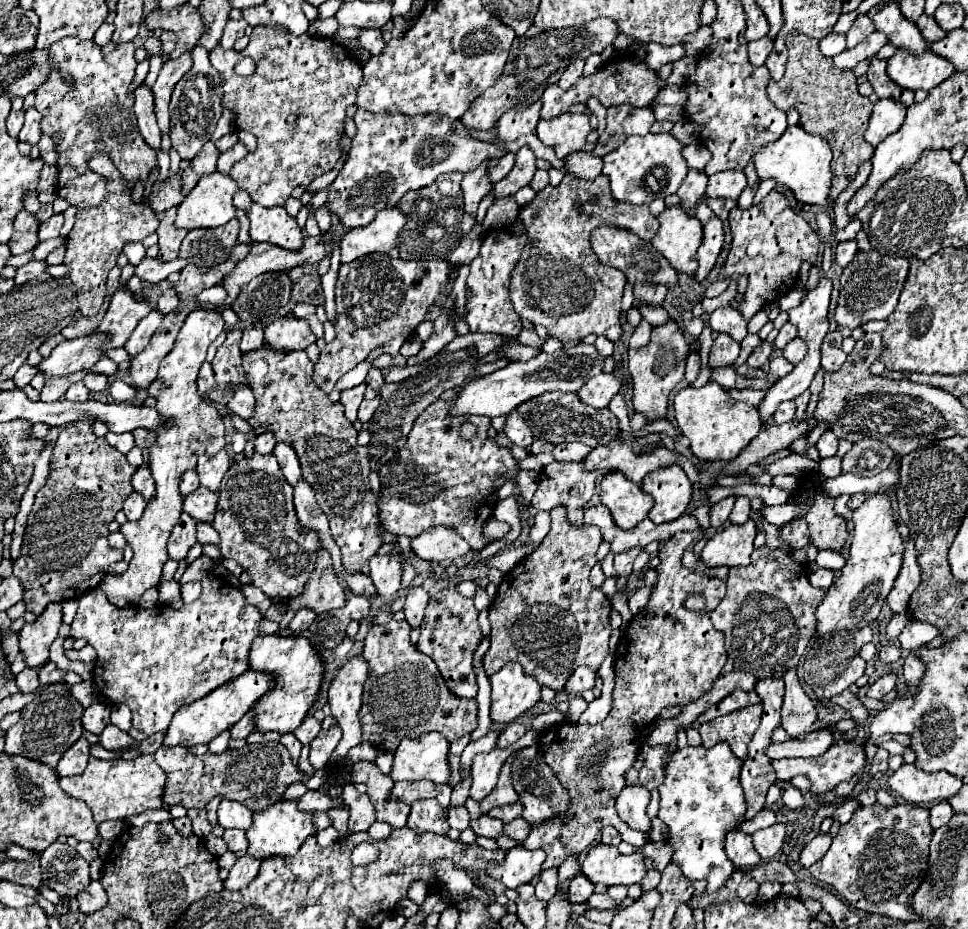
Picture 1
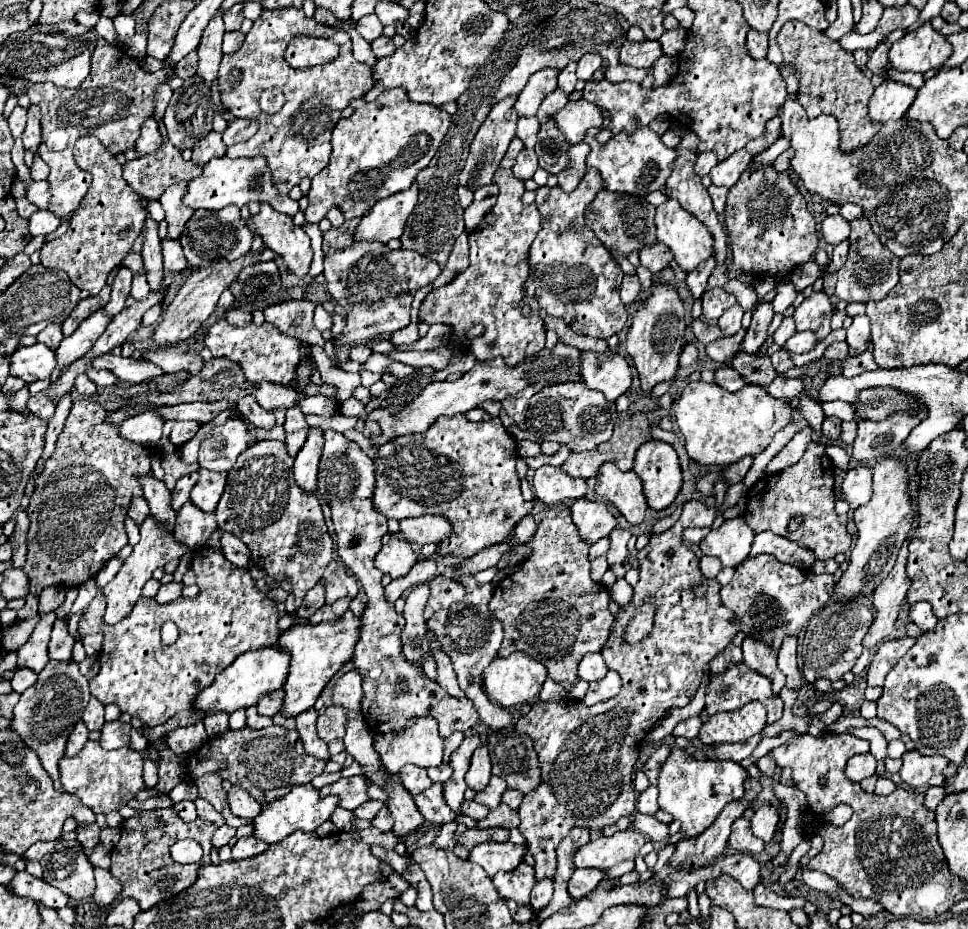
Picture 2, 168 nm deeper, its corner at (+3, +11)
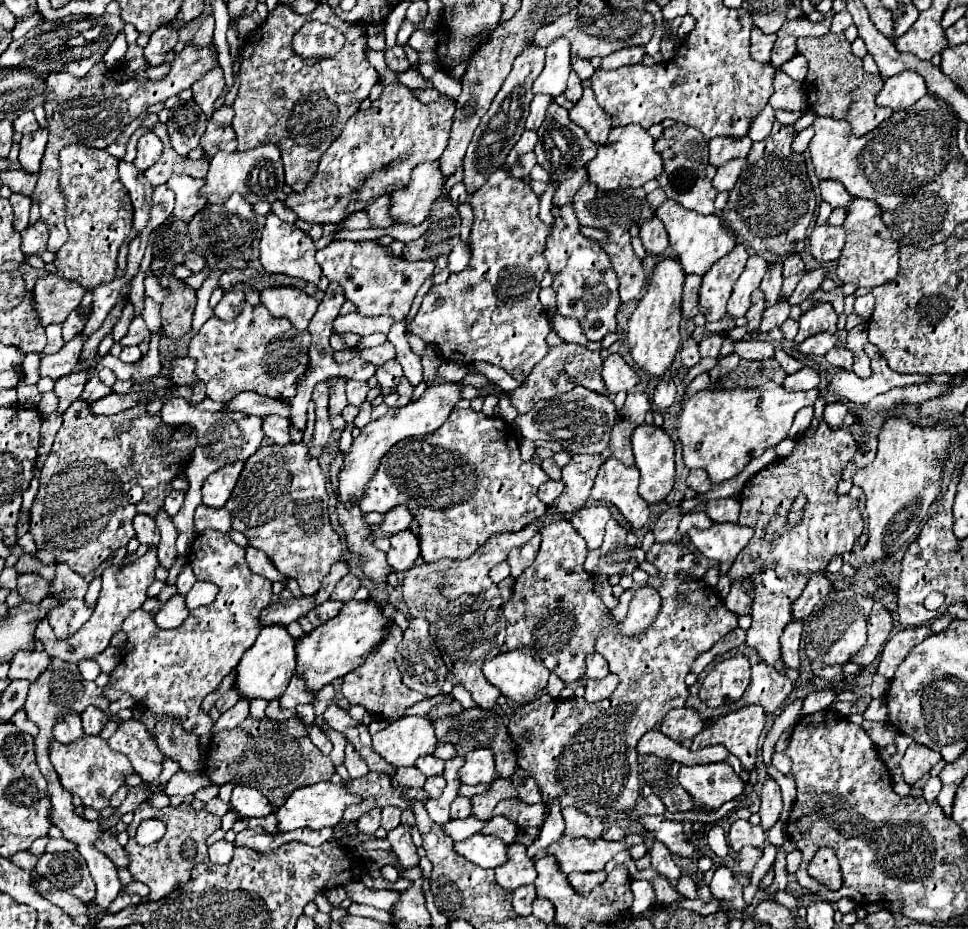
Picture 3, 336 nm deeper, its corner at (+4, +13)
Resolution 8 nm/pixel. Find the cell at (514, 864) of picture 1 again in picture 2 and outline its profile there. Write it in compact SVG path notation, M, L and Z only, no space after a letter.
M483 842L469 852L469 862L479 864L485 872L489 872L489 876L495 876L499 870L509 872L511 868L517 868L523 856L525 856L525 848L519 844Z

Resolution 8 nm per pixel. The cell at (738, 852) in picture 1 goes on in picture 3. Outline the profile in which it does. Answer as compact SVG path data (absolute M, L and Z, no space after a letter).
M736 820L736 822L730 826L728 842L730 842L730 846L732 846L736 852L738 852L740 848L744 848L744 846L756 846L756 848L760 848L760 846L766 842L766 832L764 832L760 826L750 824L748 820Z

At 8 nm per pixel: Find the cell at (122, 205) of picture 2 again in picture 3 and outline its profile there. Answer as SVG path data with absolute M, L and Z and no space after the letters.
M70 144L60 152L60 162L60 188L66 194L66 228L70 238L56 252L54 266L66 280L92 290L114 278L118 266L116 258L132 230L134 210L128 190L124 190L118 178L120 160L106 150L90 148L86 144Z

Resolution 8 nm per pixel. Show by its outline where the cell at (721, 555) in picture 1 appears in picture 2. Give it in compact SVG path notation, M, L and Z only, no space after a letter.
M733 518L725 520L717 530L711 530L701 542L699 548L705 556L715 556L723 566L739 566L751 550L755 532L745 524L745 520Z

